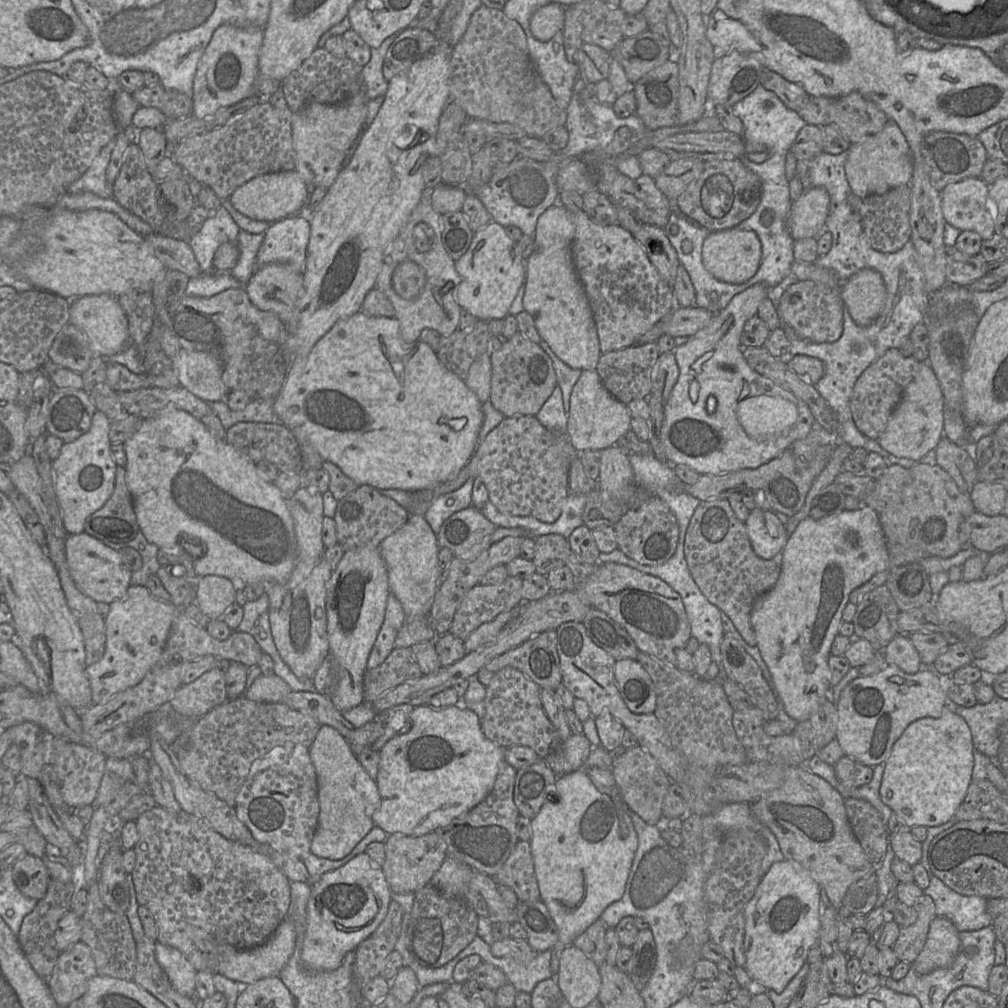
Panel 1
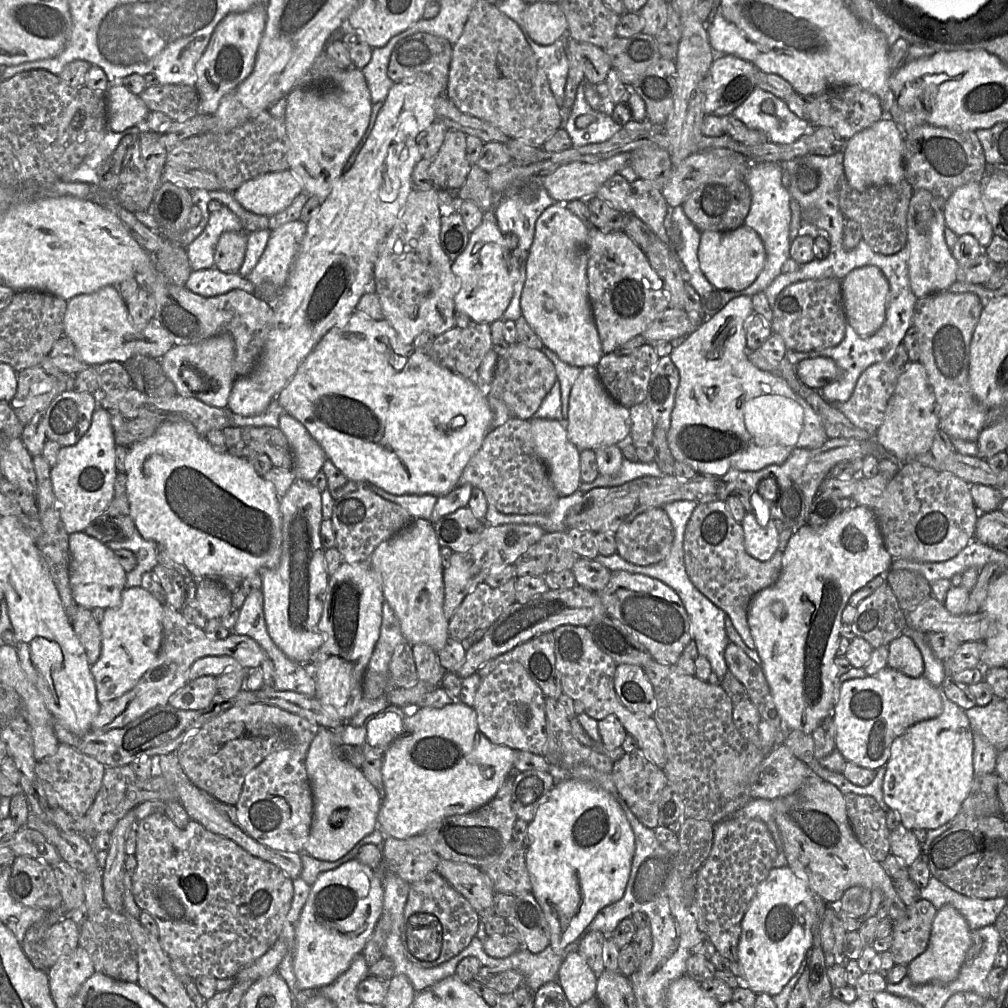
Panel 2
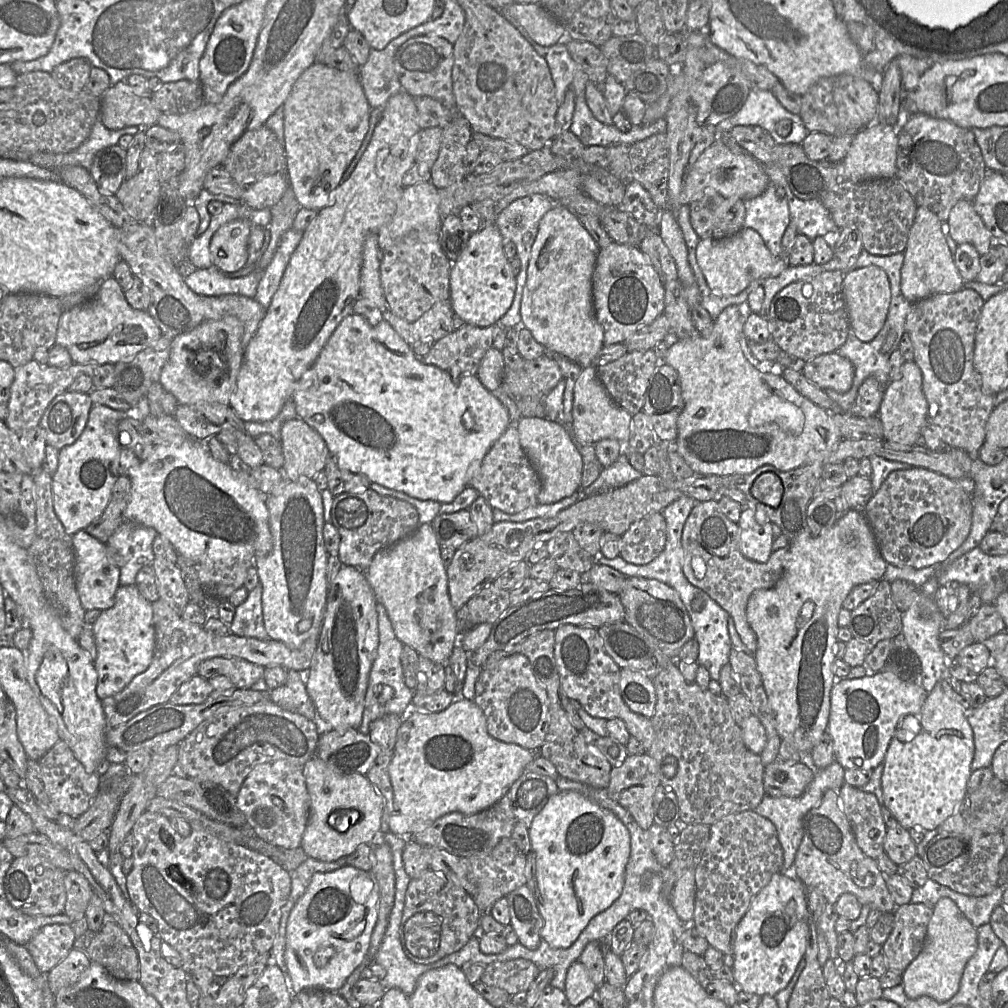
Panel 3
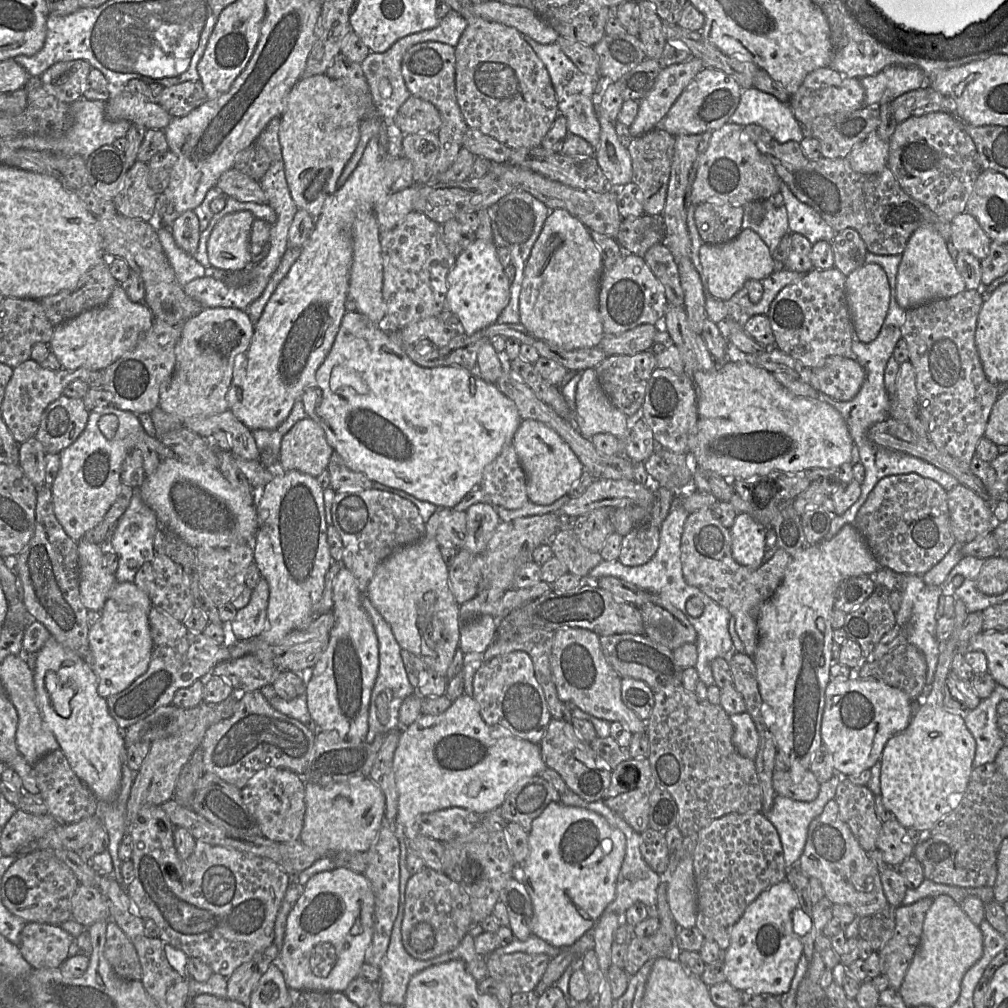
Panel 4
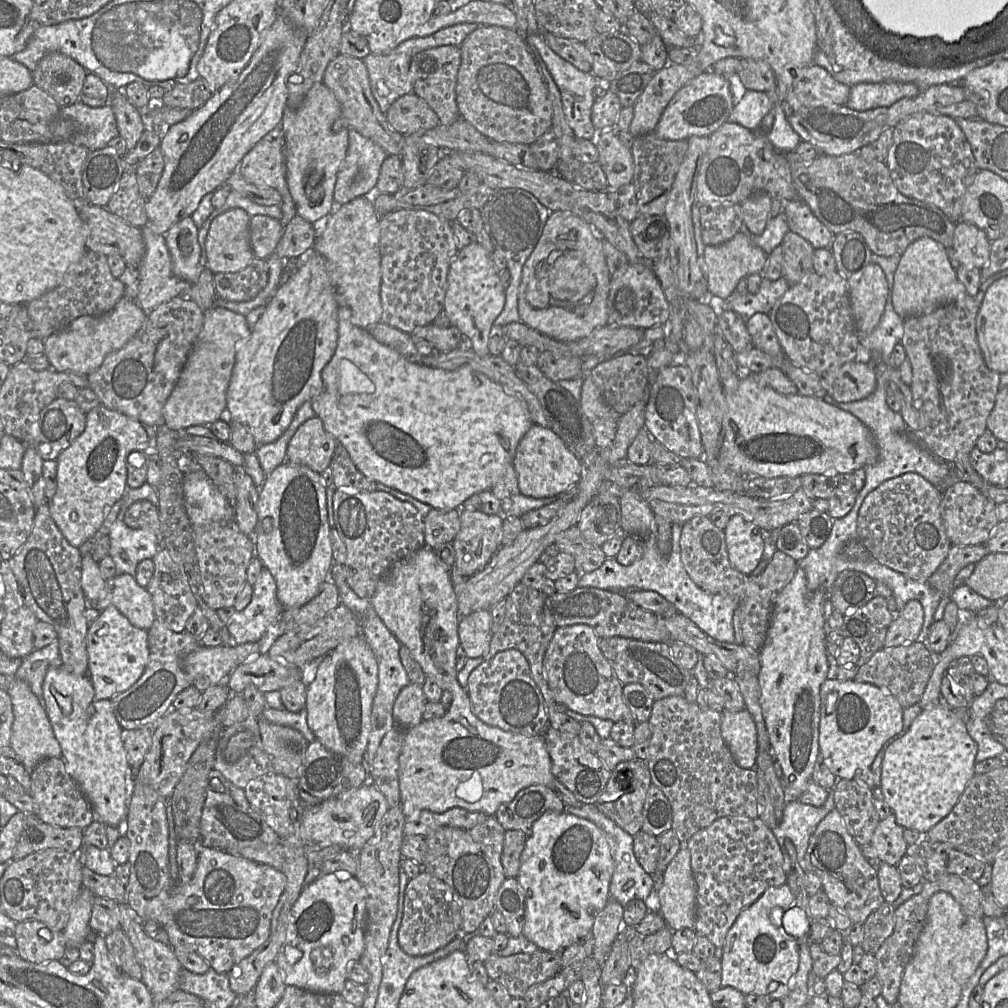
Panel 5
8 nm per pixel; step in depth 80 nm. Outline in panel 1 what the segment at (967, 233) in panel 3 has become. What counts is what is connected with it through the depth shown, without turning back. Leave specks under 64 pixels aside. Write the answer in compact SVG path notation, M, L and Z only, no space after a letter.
M967 178L947 185L941 192L941 208L946 223L962 231L974 231L982 240L990 239L995 233L995 216L990 205L989 187L981 178Z

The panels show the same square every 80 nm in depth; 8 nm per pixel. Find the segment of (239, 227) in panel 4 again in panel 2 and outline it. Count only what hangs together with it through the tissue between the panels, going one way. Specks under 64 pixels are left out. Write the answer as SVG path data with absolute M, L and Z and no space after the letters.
M224 232L219 237L214 252L214 267L224 273L238 273L247 247L247 233Z

